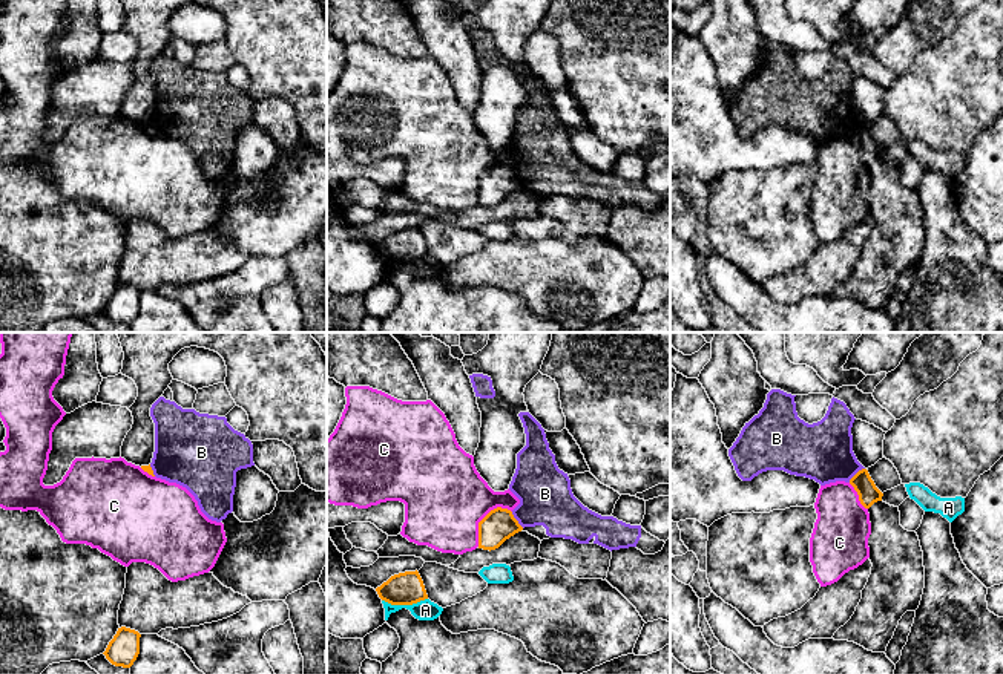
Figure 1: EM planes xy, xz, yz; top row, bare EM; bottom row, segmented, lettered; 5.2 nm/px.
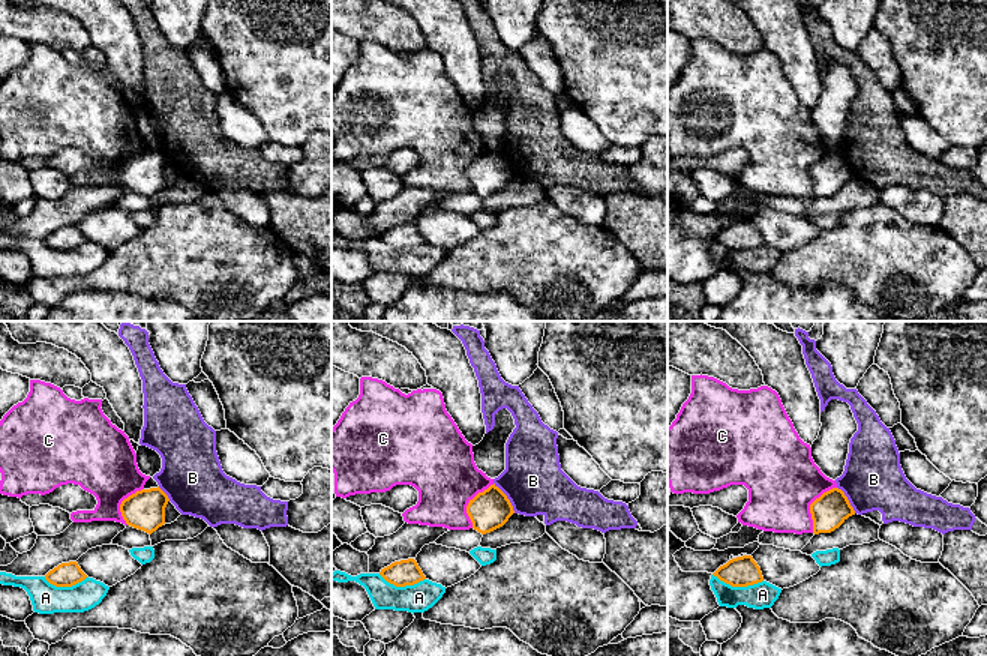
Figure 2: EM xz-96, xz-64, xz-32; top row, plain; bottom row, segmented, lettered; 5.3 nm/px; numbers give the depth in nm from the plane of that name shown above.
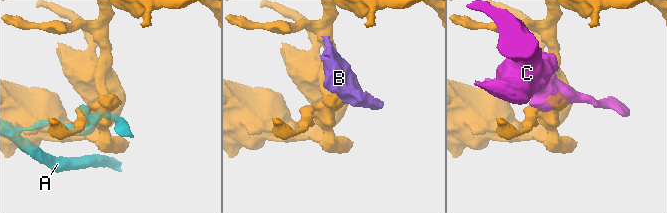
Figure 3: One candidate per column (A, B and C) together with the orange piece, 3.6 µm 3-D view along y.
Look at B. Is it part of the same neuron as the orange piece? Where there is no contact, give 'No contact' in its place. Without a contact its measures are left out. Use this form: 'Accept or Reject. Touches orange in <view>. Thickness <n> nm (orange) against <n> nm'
Reject. Touches orange in yz. Thickness 110 nm (orange) against 300 nm

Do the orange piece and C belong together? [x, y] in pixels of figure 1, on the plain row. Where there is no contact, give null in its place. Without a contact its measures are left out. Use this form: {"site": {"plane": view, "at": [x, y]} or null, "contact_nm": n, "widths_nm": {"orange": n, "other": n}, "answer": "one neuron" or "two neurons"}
{"site": {"plane": "xz", "at": [482, 176]}, "contact_nm": 260, "widths_nm": {"orange": 170, "other": 440}, "answer": "two neurons"}

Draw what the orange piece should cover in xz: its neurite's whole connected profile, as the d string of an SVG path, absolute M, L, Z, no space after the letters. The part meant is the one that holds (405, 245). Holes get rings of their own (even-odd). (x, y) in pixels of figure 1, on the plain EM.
M405 228L391 233L376 245L379 254L391 262L413 262L428 256L419 228Z

